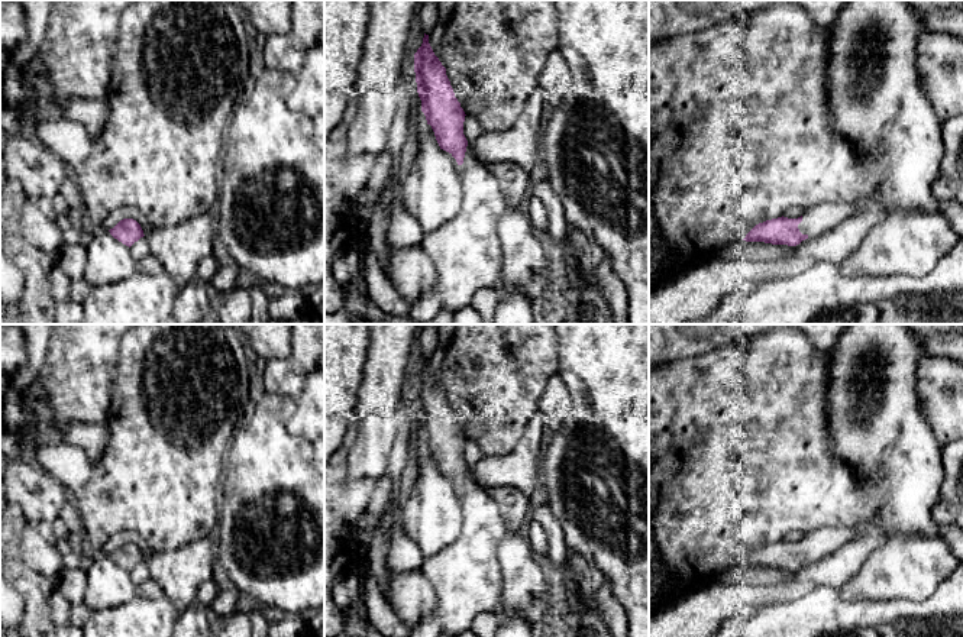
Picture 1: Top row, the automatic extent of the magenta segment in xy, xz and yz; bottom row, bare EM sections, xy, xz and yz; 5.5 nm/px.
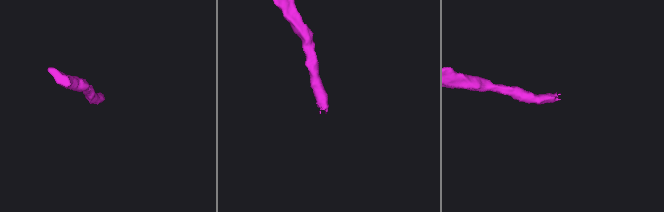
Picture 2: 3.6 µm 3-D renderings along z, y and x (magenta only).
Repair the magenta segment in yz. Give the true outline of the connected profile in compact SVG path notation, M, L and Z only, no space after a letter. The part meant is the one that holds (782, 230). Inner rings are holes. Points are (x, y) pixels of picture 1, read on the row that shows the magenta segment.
M824 203L798 219L778 217L756 224L743 240L796 246L808 237L817 237L834 229L859 210L860 203Z

